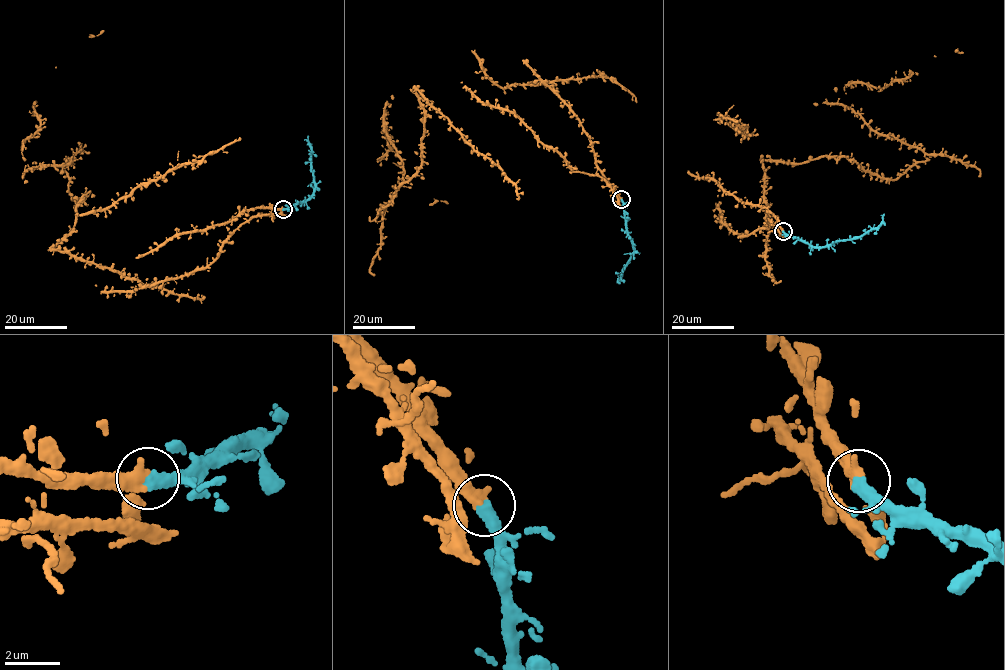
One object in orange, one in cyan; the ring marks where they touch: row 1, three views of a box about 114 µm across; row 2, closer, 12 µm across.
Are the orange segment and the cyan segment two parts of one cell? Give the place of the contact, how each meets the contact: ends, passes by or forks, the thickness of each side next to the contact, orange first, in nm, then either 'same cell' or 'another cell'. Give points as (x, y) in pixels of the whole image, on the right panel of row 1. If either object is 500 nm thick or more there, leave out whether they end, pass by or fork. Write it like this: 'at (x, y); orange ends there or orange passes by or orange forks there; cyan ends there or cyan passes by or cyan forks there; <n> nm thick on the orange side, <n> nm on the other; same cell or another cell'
at (783, 231); orange passes by; cyan ends there; 360 nm thick on the orange side, 460 nm on the other; same cell

